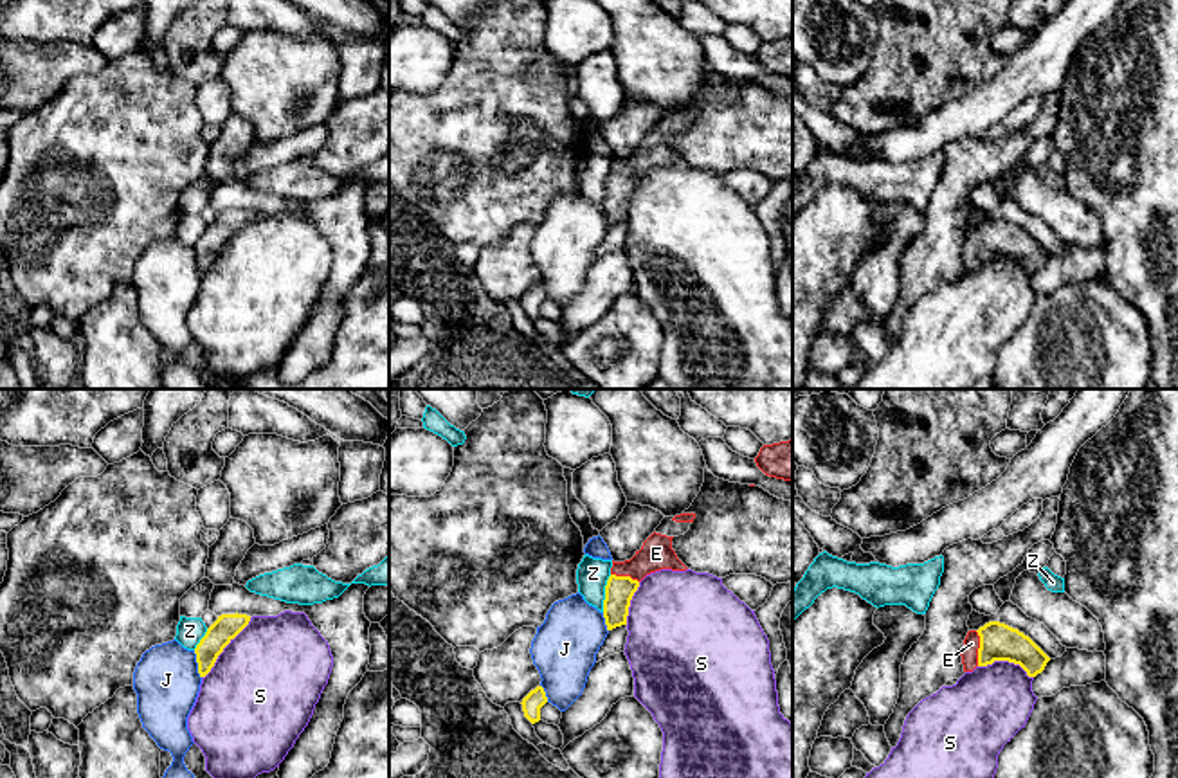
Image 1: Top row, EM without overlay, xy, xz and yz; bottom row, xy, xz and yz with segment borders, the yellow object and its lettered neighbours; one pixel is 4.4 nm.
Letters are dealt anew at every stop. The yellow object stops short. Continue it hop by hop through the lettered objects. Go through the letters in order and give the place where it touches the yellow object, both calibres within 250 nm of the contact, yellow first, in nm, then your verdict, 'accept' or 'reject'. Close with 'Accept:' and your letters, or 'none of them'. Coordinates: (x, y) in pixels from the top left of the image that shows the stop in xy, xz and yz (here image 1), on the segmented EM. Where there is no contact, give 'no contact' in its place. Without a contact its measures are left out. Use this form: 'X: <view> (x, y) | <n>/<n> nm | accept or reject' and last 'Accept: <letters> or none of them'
E: yz (978, 649) | 170/80 nm | accept
J: xy (199, 665) | 110/300 nm | reject
S: xy (224, 647) | 110/480 nm | reject
Z: xz (606, 593) | 130/140 nm | reject
Accept: E

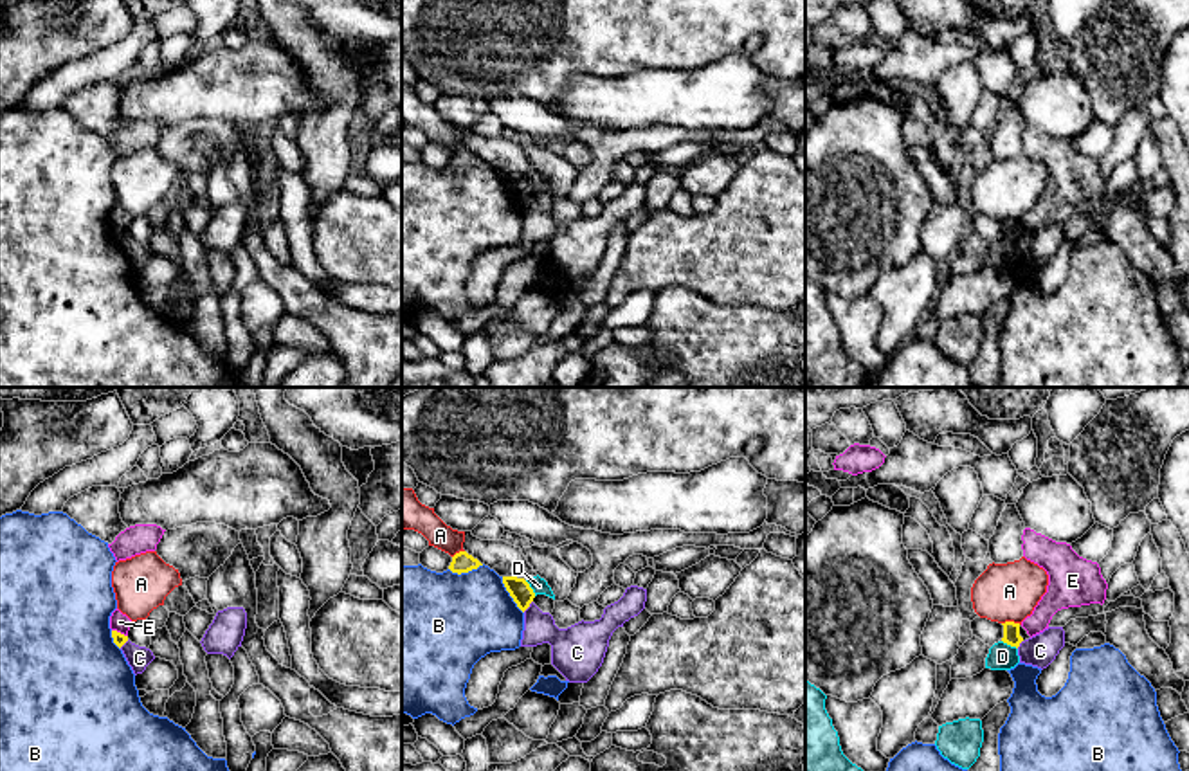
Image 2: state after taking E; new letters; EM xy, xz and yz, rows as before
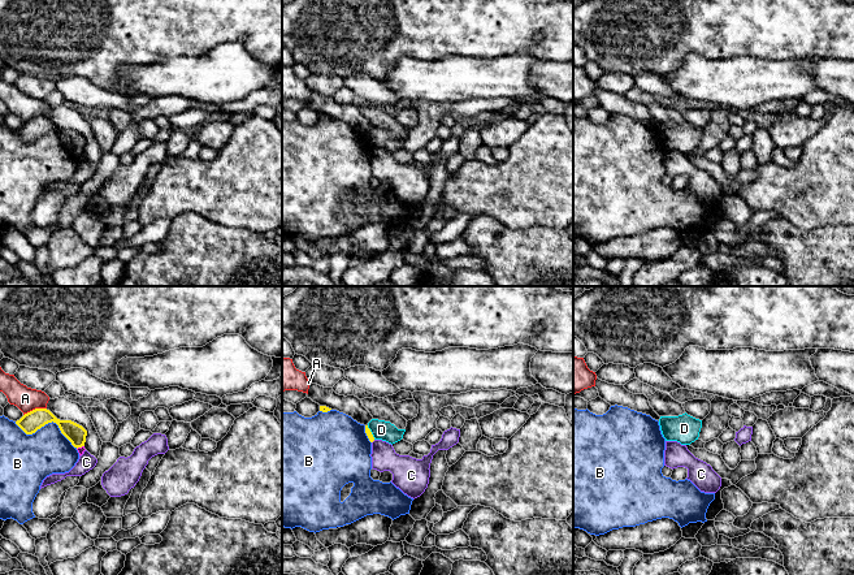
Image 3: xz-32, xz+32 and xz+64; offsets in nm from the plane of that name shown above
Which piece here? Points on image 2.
A: yz (1011, 622) | 80/260 nm | reject
B: xz (510, 595) | 100/400 nm | reject
C: xz (528, 606) | 100/160 nm | reject
D: xz (530, 588) | 100/70 nm | reject
E: xy (119, 633) | 60/90 nm | reject
Accept: none of them

